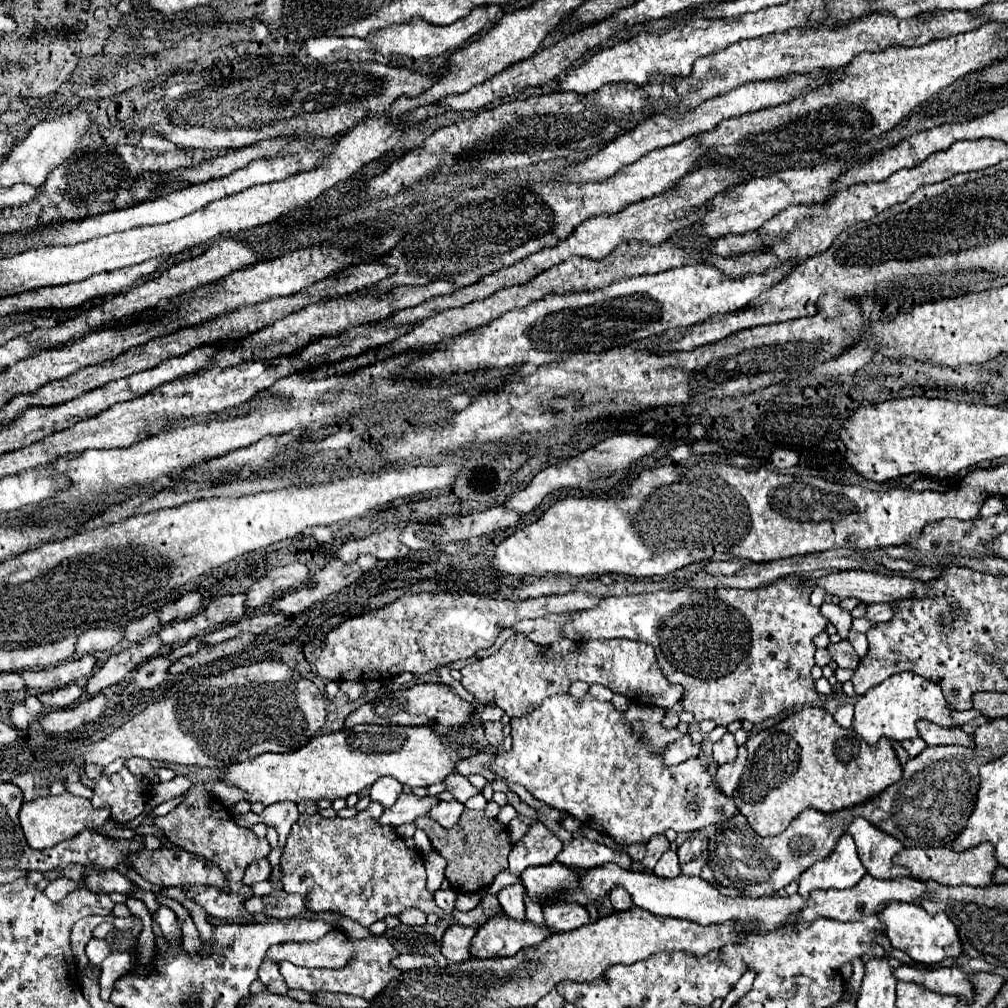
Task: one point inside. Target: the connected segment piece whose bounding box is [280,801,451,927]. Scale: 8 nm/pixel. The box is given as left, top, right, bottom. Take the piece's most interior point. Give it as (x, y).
(351, 866)

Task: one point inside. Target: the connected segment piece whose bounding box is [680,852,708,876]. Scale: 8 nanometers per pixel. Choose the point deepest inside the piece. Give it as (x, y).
(694, 868)

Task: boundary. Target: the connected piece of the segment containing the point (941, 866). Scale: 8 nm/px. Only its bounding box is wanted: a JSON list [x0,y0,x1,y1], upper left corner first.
[894,843,996,885]

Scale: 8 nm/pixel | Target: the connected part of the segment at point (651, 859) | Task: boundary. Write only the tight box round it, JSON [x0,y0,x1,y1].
[642,835,670,871]

